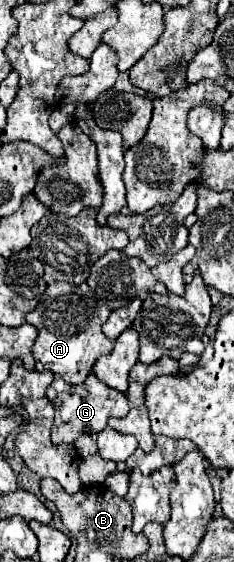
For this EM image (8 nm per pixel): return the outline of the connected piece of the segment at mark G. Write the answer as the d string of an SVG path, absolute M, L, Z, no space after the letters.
M91 374L87 378L87 382L81 386L67 384L59 378L47 388L47 398L55 406L55 422L51 428L53 444L75 442L81 434L97 434L107 426L109 418L123 418L129 412L127 396L119 390L109 388L105 382L99 382L99 378L95 374Z

